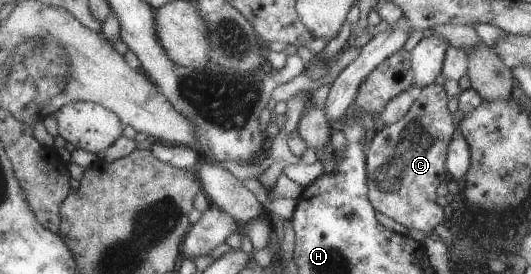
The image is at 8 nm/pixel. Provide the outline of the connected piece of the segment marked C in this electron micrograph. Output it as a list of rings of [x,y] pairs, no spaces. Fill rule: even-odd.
[[[429,84],[415,92],[407,113],[393,124],[379,126],[365,153],[367,201],[373,210],[391,218],[407,230],[416,229],[422,232],[425,237],[429,236],[436,225],[446,221],[442,207],[435,203],[435,191],[438,185],[445,183],[447,179],[447,145],[457,129],[451,119],[452,114],[447,109],[447,102],[447,95],[441,85]]]

